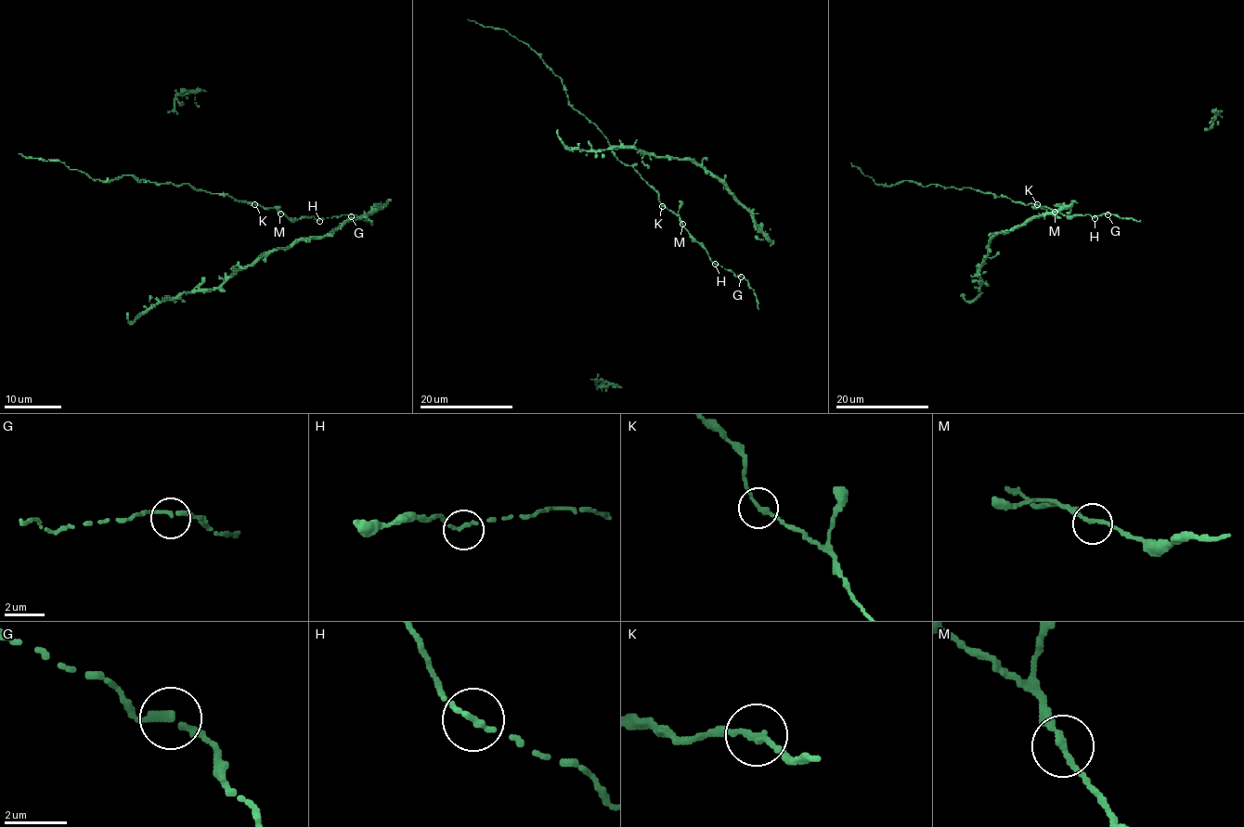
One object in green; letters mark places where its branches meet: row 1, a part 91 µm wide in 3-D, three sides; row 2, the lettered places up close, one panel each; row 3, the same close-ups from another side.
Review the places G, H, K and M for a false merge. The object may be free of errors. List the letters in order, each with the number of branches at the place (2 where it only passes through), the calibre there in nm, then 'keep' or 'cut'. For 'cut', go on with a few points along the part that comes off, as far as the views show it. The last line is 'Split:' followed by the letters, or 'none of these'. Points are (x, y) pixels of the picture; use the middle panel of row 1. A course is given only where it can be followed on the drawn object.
G: 2 branches meet; 200 nm thick; keep
H: 2 branches meet; 190 nm thick; keep
K: 2 branches meet; 220 nm thick; keep
M: 2 branches meet; 220 nm thick; keep
Split: none of these

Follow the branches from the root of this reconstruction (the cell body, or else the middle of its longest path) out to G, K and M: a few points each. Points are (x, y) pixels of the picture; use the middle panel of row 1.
G: (710, 259), (731, 269), (736, 277), (741, 277)
K: (710, 259), (680, 218), (662, 205)
M: (710, 259), (707, 251), (682, 224)

